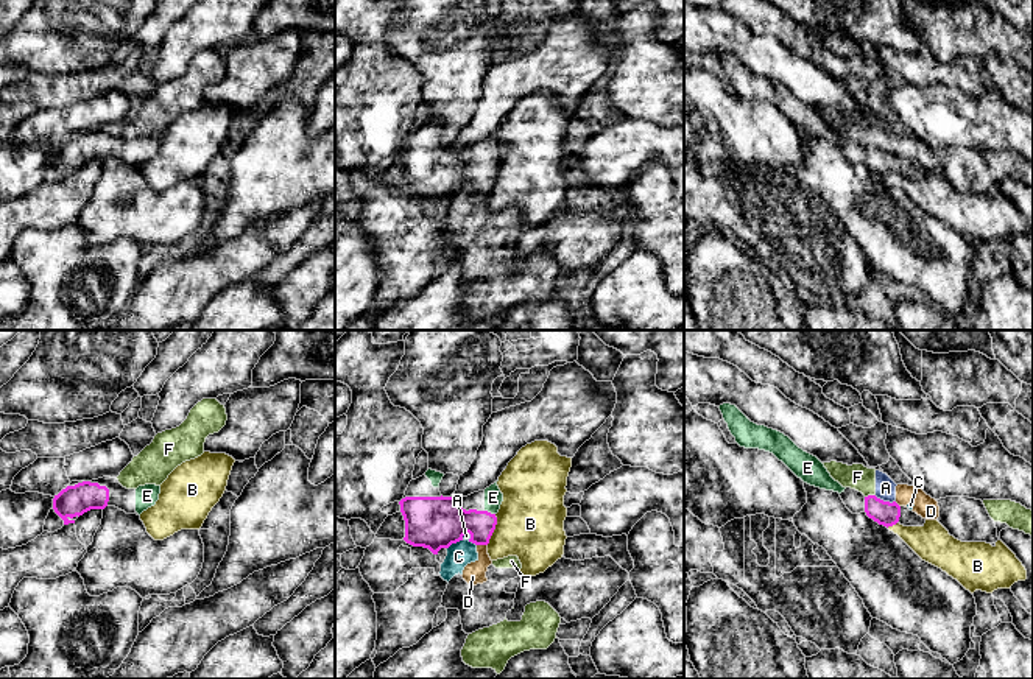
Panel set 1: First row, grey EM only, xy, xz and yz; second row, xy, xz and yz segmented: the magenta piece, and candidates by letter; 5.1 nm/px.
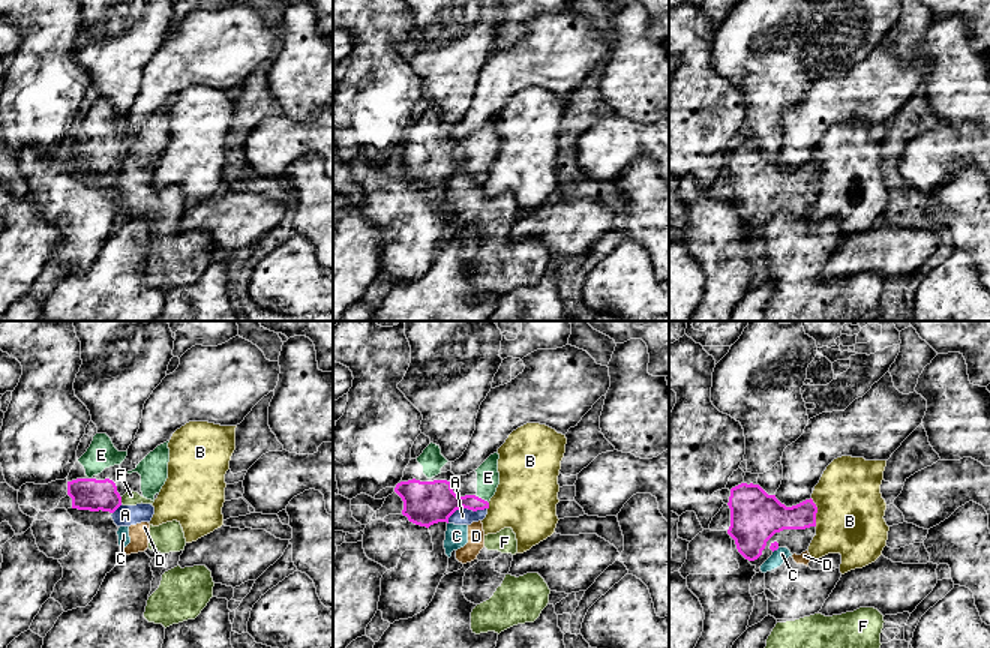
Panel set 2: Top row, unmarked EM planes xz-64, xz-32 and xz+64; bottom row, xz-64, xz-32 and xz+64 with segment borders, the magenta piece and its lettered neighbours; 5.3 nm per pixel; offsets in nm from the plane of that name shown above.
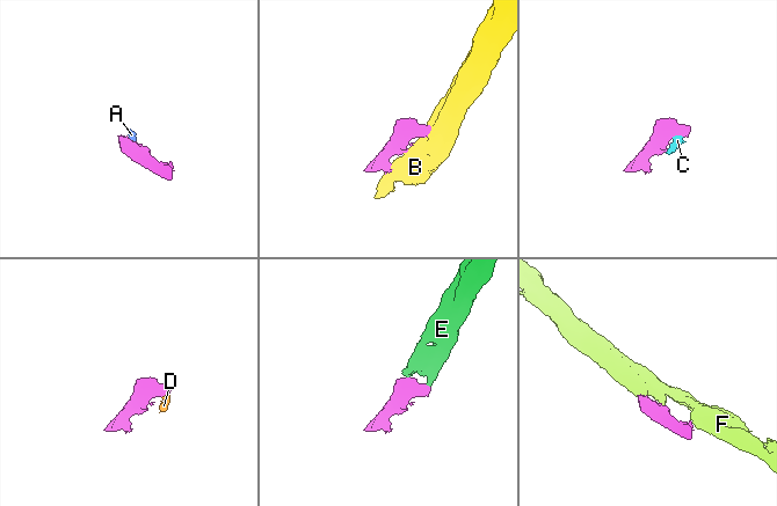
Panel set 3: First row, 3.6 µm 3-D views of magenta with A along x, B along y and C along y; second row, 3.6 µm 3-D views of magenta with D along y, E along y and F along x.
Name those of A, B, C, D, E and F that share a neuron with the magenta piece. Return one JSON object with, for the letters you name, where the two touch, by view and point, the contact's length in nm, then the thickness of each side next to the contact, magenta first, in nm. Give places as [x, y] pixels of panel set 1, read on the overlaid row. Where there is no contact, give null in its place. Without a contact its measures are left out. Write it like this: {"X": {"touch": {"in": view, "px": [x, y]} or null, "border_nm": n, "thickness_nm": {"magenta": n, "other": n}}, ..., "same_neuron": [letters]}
{"E": {"touch": {"in": "xz", "px": [490, 513]}, "border_nm": 60, "thickness_nm": {"magenta": 240, "other": 100}}, "same_neuron": ["E"]}

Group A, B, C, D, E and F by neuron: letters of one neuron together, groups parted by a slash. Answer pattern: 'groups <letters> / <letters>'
groups A C D F / B / E

